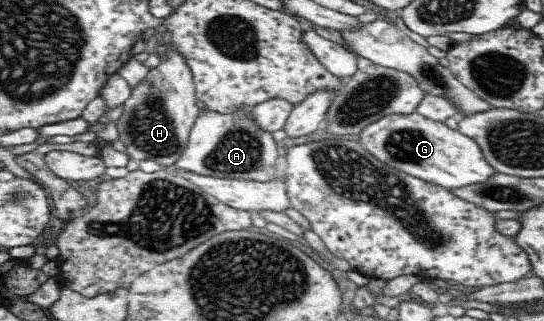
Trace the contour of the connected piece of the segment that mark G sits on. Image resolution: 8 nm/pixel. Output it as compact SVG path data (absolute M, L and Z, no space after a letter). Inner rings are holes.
M416 111L387 114L373 124L367 124L354 139L381 162L446 189L483 182L496 172L483 157L477 141Z

